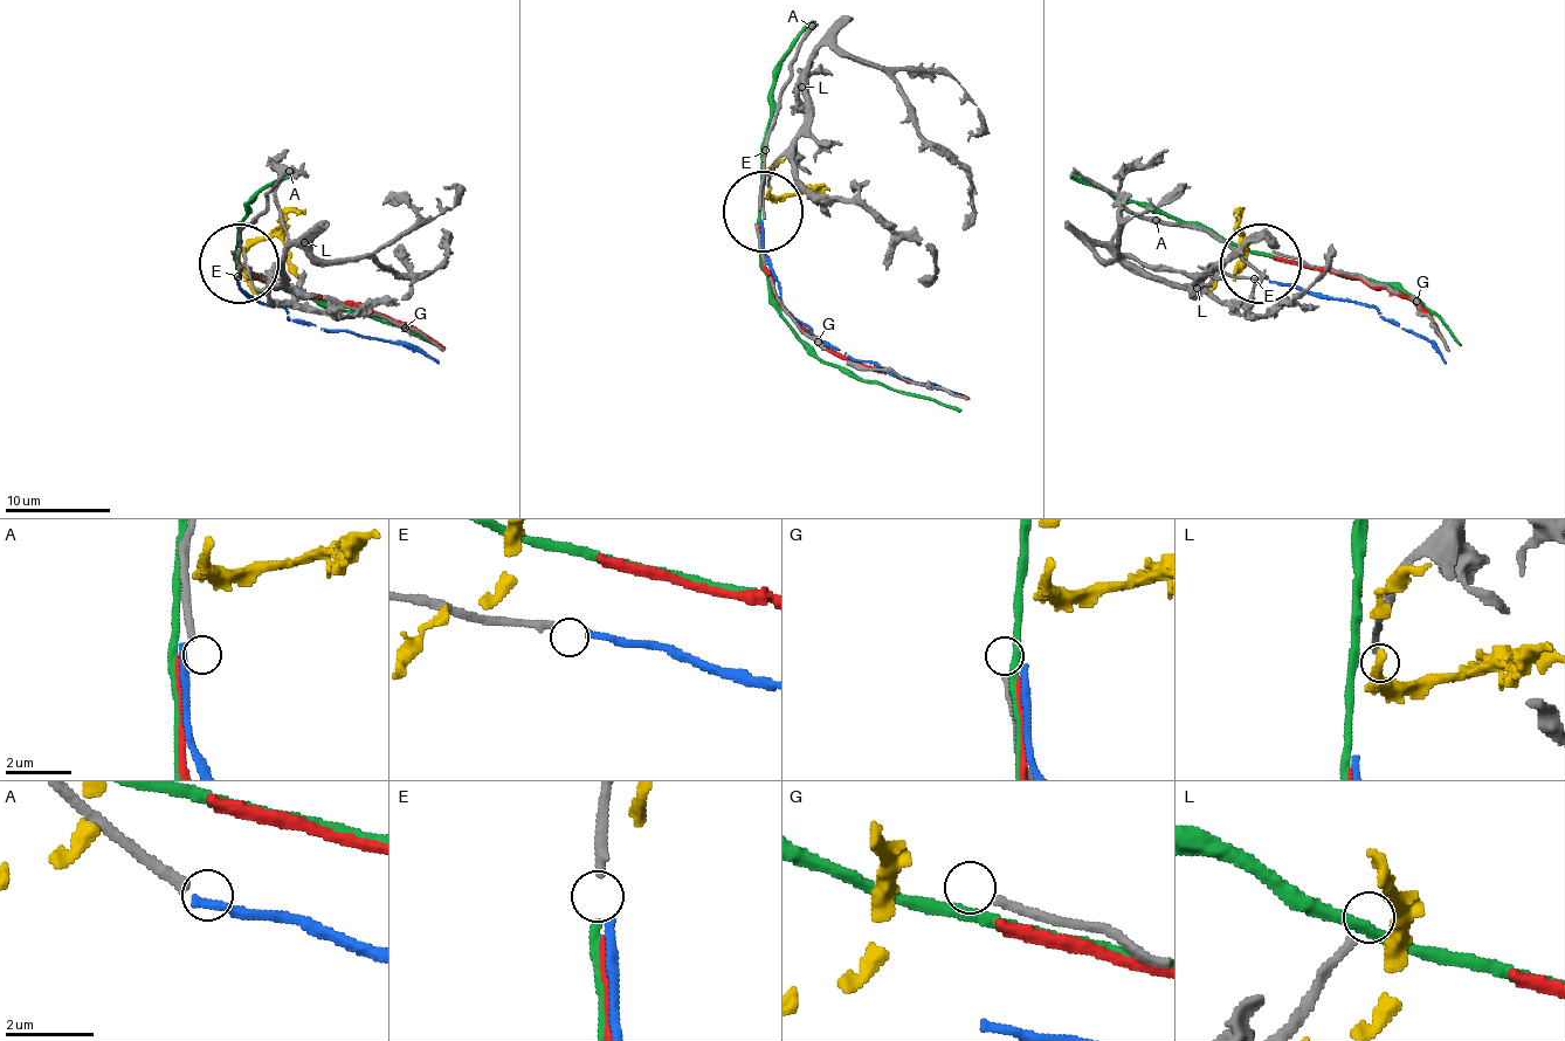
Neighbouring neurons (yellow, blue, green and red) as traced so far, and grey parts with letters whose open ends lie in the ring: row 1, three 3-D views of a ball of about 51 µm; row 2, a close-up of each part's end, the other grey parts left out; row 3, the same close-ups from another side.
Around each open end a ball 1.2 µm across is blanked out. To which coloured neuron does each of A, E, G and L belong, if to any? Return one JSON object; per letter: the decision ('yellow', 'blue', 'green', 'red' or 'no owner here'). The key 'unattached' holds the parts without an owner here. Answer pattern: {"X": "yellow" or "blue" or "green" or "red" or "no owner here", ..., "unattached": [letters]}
{"A": "no owner here", "E": "blue", "G": "no owner here", "L": "no owner here", "unattached": ["A", "G", "L"]}

